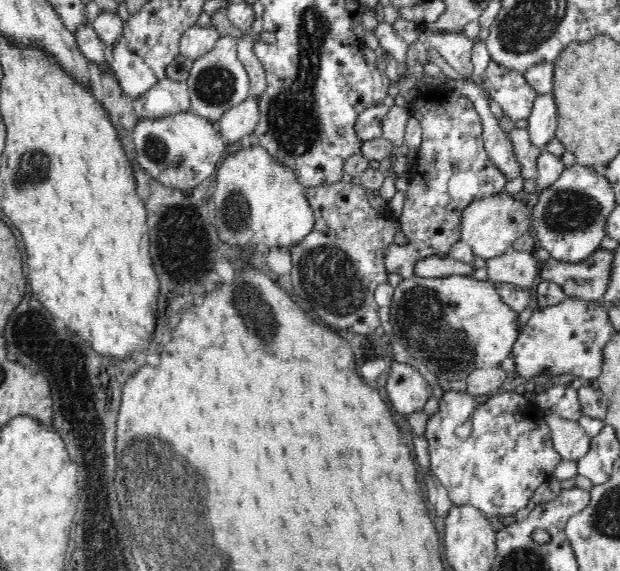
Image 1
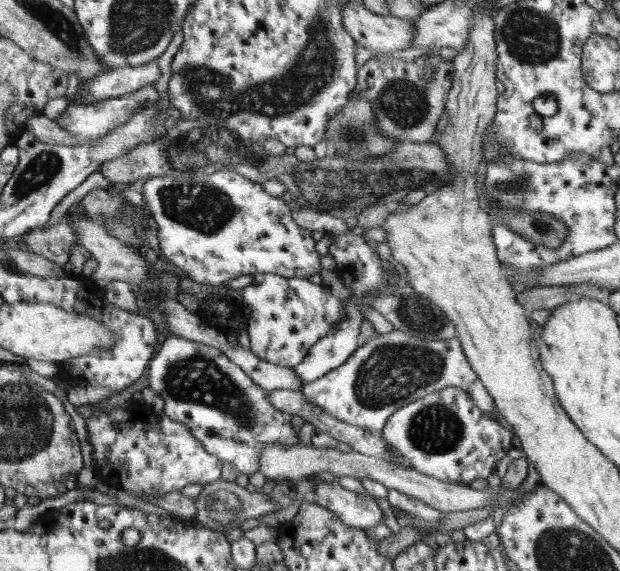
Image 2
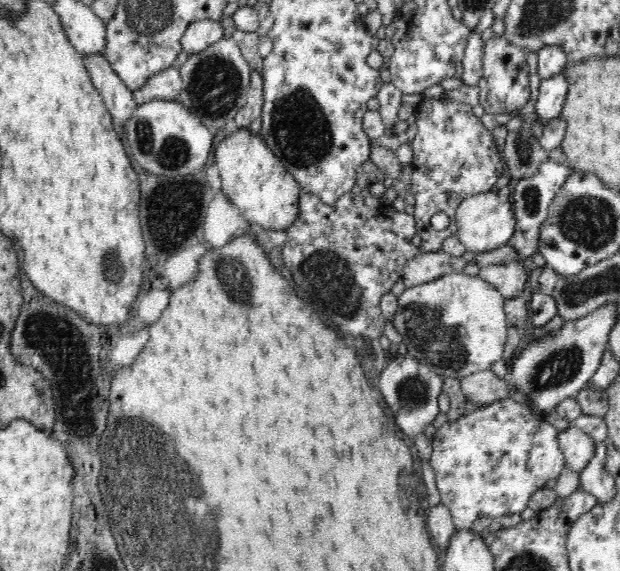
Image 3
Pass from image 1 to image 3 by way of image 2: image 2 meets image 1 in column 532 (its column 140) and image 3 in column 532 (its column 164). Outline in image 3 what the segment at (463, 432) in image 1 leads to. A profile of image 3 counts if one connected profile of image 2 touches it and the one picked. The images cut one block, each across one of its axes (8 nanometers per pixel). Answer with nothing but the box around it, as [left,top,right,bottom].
[429,397,565,530]

